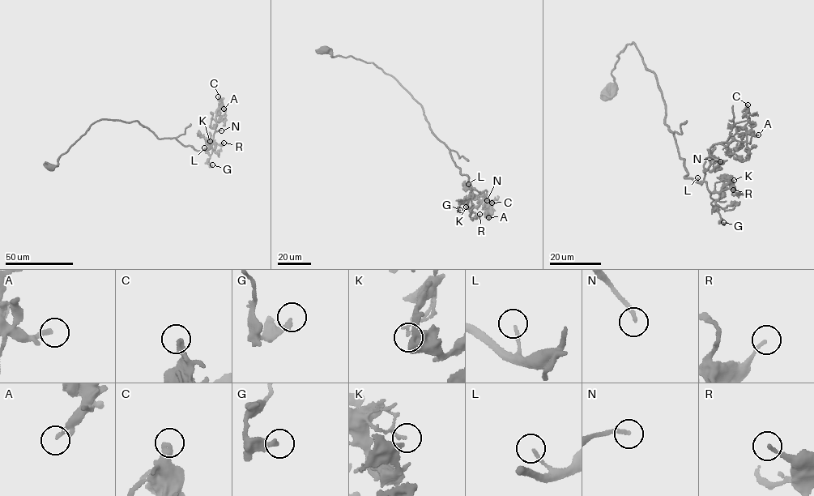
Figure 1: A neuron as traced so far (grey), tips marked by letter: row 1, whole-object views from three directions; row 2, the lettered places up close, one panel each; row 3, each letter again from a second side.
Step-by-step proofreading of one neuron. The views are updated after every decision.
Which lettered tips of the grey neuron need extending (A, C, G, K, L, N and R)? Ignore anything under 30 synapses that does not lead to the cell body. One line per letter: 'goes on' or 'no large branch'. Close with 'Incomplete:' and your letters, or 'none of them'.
A: no large branch
C: no large branch
G: no large branch
K: no large branch
L: goes on
N: goes on
R: no large branch
Incomplete: L, N

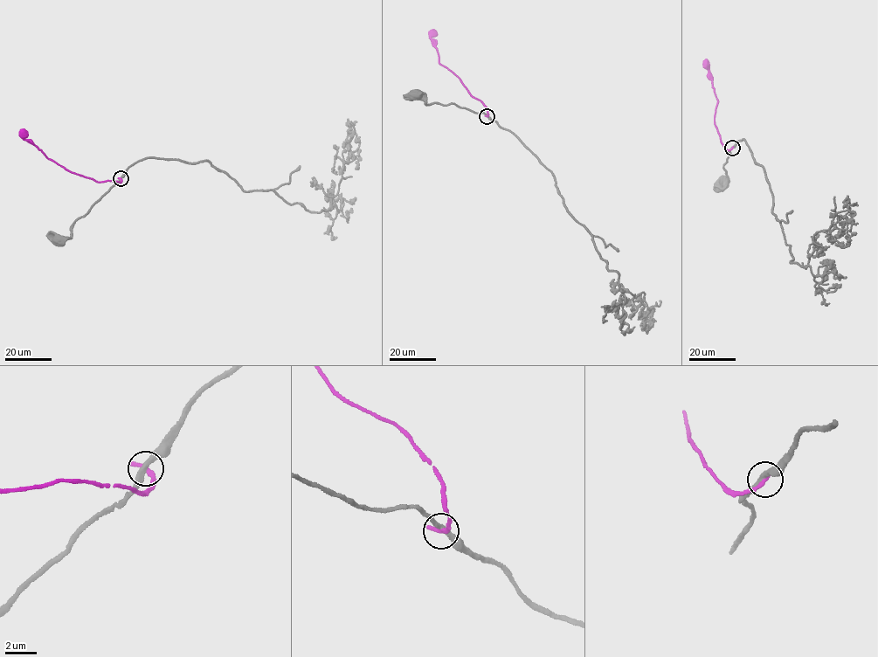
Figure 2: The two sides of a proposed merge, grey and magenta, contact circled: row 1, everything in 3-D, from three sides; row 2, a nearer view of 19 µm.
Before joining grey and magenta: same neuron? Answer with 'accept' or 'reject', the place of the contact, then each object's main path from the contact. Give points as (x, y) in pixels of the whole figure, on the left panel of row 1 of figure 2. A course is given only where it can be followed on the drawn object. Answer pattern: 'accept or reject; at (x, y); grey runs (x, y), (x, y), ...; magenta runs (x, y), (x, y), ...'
reject; at (120, 178); grey runs (120, 178), (75, 221), (70, 238), (61, 243), (56, 242); magenta runs (120, 178), (120, 183), (97, 182), (66, 170), (24, 138), (24, 130)

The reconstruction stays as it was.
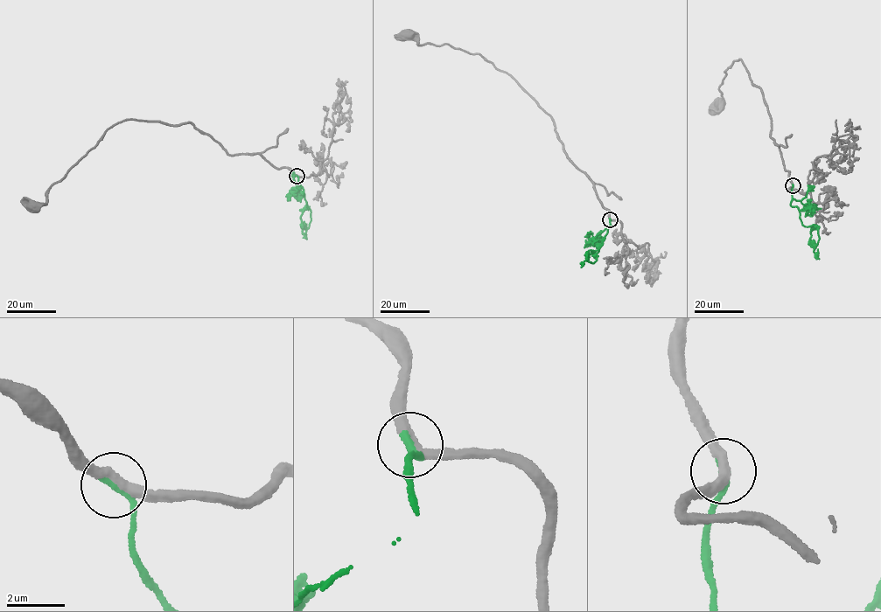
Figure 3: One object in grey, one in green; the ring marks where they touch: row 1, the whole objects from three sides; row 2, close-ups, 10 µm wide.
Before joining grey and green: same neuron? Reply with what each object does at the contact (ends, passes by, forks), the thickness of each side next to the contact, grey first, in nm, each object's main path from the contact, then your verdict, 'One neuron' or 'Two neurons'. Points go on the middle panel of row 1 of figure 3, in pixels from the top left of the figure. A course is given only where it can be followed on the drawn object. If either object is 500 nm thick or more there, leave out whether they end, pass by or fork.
At the ring grey passes by. At the ring green ends. Thickness 340 nm (grey) against 300 nm. Course of grey: (610, 219), (591, 182), (566, 154), (553, 120), (514, 79), (478, 53), (445, 44), (418, 45), (405, 31). Course of green: (610, 219), (611, 225), (602, 245), (595, 251), (589, 251), (587, 260), (581, 267). One neuron

